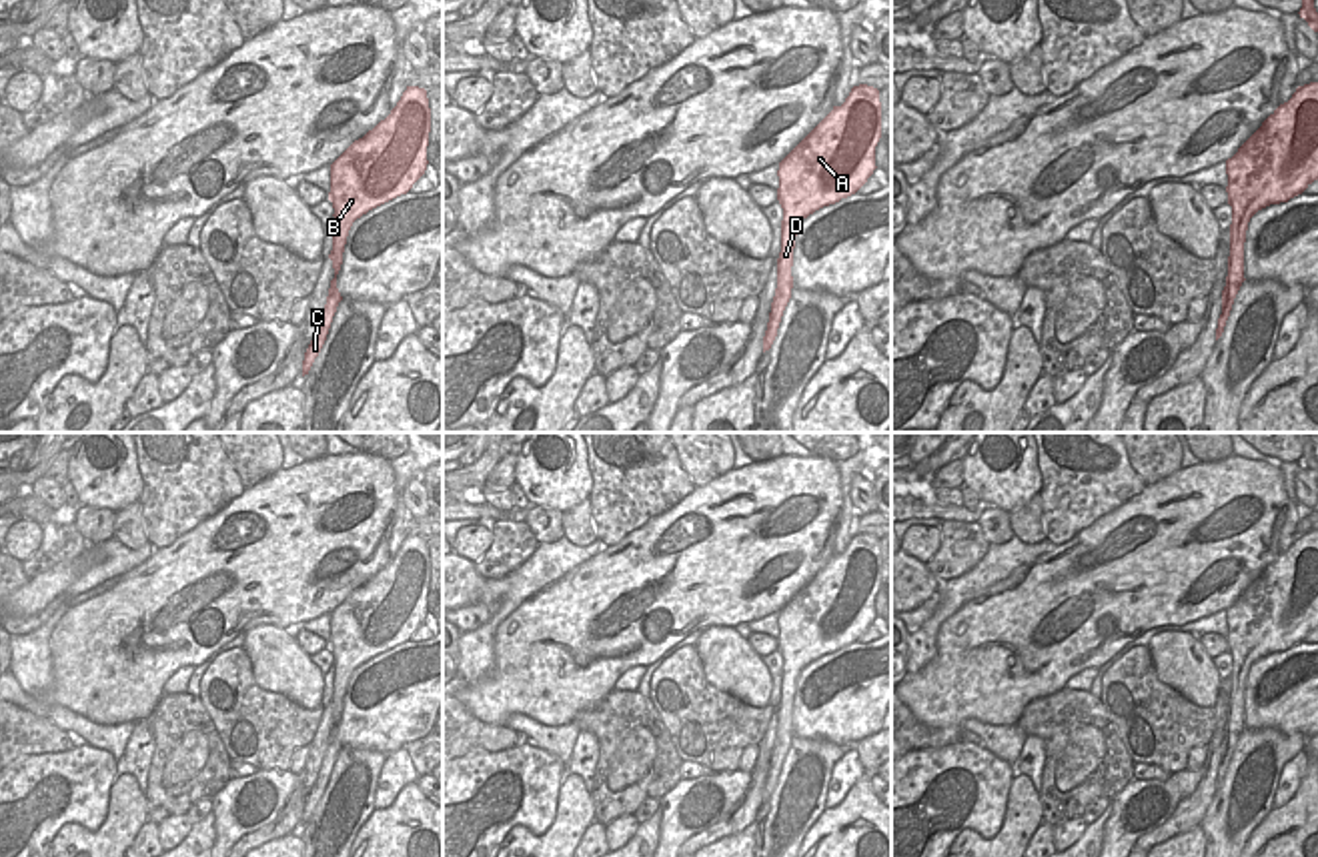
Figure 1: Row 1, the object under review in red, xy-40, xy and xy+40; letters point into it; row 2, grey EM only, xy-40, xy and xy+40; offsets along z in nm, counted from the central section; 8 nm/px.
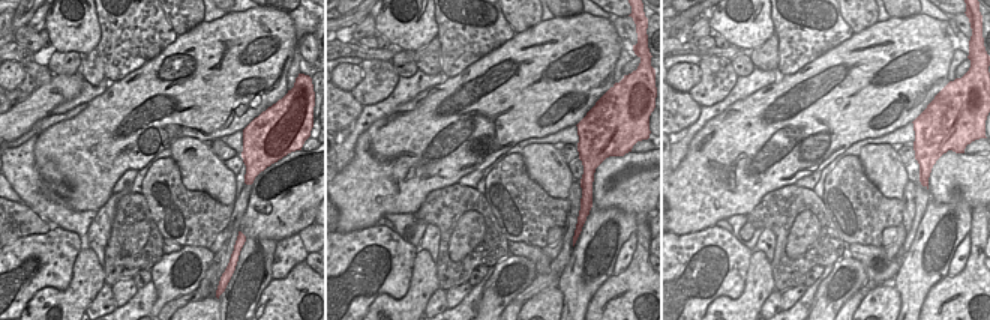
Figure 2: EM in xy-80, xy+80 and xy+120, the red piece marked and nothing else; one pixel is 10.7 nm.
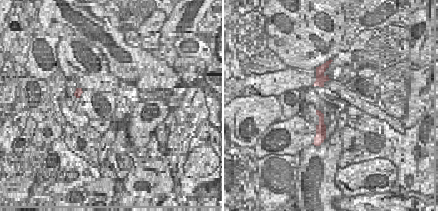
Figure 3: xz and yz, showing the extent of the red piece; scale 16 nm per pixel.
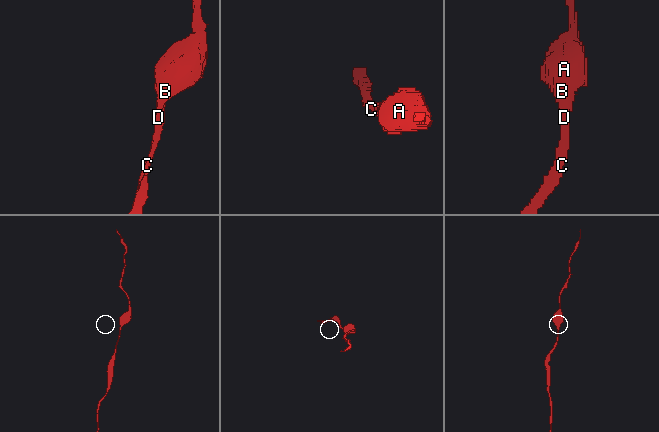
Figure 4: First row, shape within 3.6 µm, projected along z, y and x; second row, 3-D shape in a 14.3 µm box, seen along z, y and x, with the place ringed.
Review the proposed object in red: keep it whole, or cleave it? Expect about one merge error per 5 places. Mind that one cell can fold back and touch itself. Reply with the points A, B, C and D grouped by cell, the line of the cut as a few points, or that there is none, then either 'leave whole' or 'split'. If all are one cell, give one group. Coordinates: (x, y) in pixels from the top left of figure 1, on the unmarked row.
A B C D | no cut | leave whole

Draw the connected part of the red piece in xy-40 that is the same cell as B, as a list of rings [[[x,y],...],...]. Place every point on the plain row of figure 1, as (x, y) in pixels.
[[[407,535],[391,563],[331,613],[328,649],[335,657],[335,683],[328,707],[333,709],[335,727],[331,729],[316,783],[304,801],[302,825],[308,823],[318,805],[337,755],[343,749],[337,737],[337,723],[353,671],[369,659],[407,643],[425,623],[429,581],[431,557],[427,539]]]

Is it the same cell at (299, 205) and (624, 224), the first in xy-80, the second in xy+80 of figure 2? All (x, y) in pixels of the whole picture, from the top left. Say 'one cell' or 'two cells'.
two cells

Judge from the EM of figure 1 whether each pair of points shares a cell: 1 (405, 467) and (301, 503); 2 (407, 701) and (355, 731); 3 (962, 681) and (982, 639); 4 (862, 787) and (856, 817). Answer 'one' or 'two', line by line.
1: two
2: one
3: one
4: one

